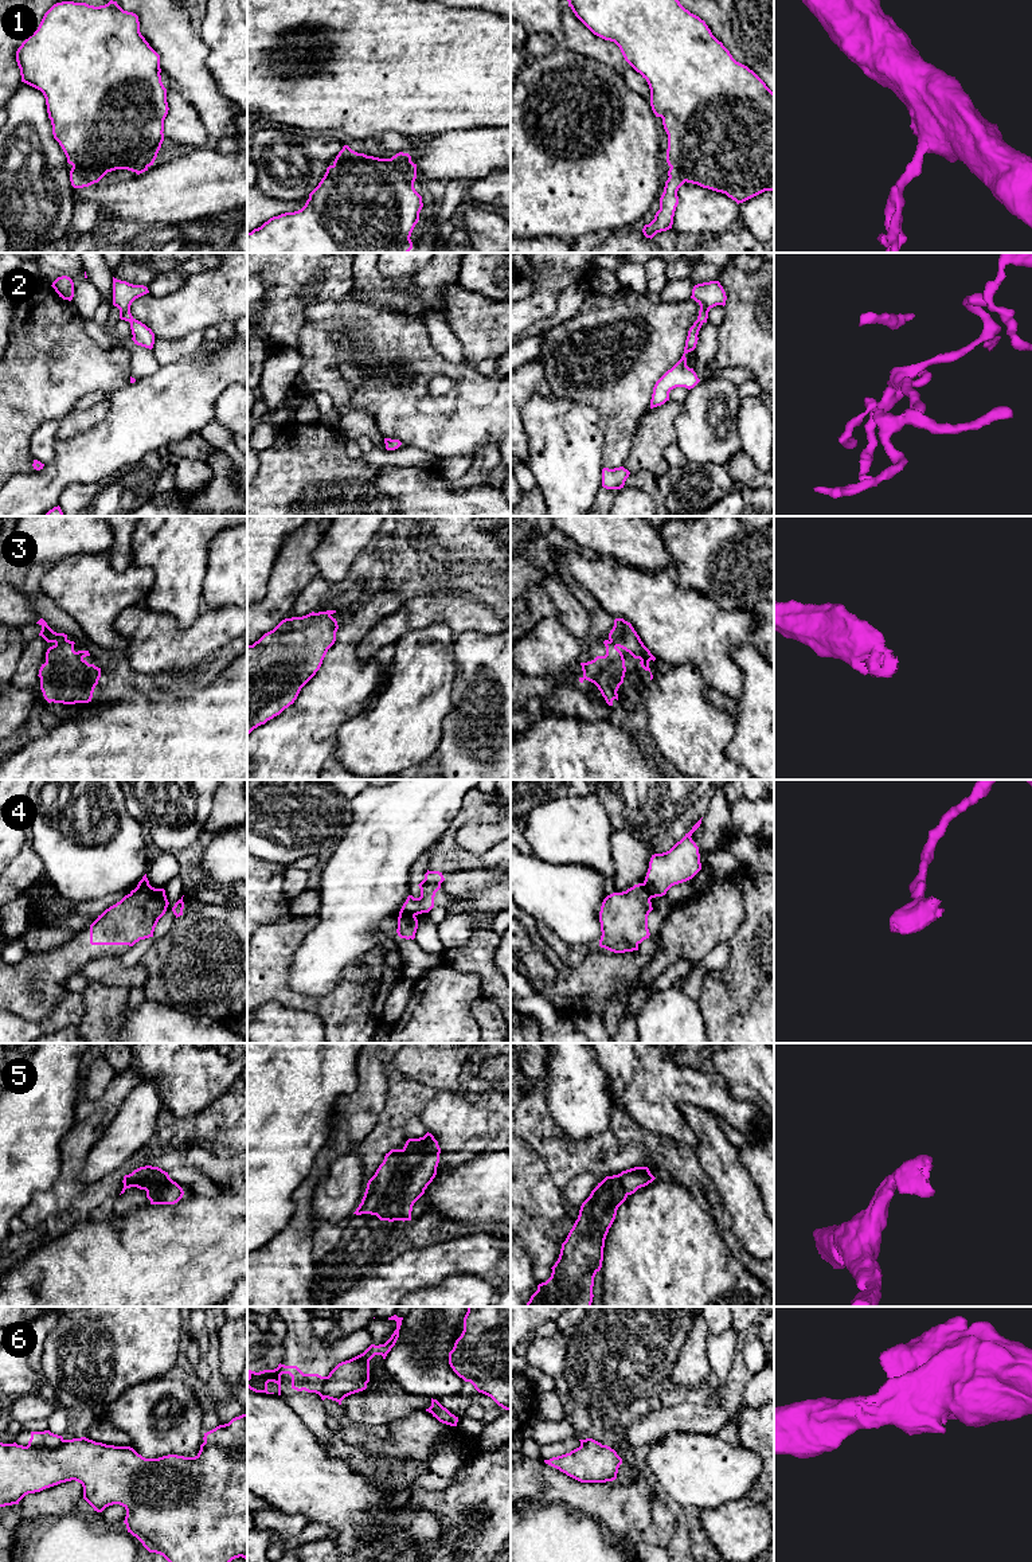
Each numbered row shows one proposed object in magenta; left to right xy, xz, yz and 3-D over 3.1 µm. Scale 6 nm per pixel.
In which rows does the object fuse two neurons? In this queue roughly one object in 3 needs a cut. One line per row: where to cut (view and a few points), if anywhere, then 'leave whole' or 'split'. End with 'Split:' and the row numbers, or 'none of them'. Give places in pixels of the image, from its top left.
1: cut none; leave whole
2: cut none; leave whole
3: cut none; leave whole
4: cut xz (399, 913), (414, 916); split
5: cut none; leave whole
6: cut xy (63, 1440), (53, 1448), (30, 1448), (27, 1445); split
Split: 4, 6

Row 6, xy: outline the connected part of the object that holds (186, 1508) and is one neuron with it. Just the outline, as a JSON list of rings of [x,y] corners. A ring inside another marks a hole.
[[[247,1414],[232,1418],[228,1424],[219,1425],[204,1433],[204,1442],[195,1457],[168,1454],[159,1458],[145,1458],[130,1446],[114,1446],[95,1442],[86,1437],[63,1440],[62,1445],[54,1449],[28,1448],[23,1445],[0,1442],[0,1507],[19,1504],[28,1493],[40,1492],[60,1483],[75,1480],[83,1487],[83,1499],[97,1512],[106,1507],[120,1504],[126,1510],[124,1523],[128,1532],[136,1536],[149,1553],[163,1555],[168,1562],[231,1562],[235,1558],[247,1559]]]

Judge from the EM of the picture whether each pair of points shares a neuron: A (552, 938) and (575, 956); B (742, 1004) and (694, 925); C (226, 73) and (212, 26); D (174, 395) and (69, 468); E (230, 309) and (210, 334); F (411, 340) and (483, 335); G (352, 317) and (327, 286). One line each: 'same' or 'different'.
A: same
B: different
C: same
D: same
E: different
F: different
G: different

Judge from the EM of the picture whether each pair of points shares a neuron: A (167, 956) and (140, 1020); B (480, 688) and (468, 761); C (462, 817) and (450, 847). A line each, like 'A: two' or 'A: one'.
A: two
B: one
C: one

